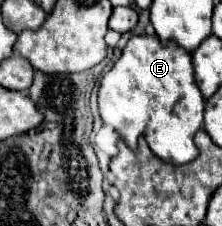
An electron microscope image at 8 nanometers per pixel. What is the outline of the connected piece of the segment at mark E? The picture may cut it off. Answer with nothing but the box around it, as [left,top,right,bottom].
[98,37,204,163]

